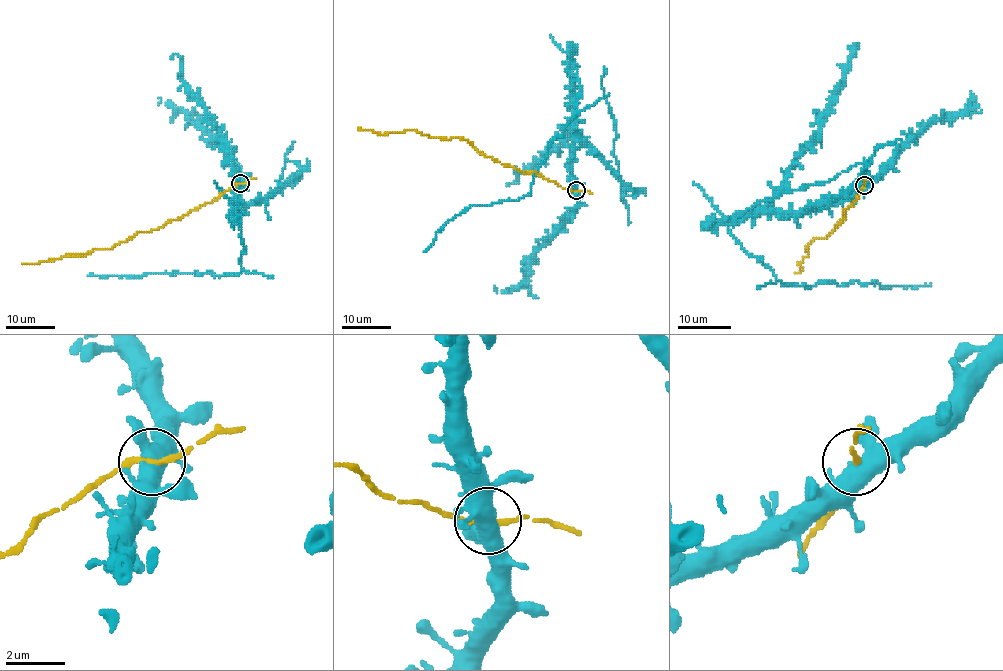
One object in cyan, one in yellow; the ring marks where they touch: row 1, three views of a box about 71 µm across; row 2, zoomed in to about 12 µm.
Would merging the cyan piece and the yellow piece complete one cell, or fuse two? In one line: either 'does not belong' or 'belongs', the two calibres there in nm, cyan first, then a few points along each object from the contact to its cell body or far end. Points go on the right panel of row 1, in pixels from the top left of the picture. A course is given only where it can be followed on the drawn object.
belongs; 440 nm thick on the cyan side, 180 nm on the other; cyan runs (863, 185), (837, 201), (797, 212), (729, 219), (727, 228), (786, 285), (854, 281), (931, 287); yellow runs (863, 185), (825, 239), (814, 239), (806, 248), (807, 256), (797, 264), (802, 269), (795, 273)

